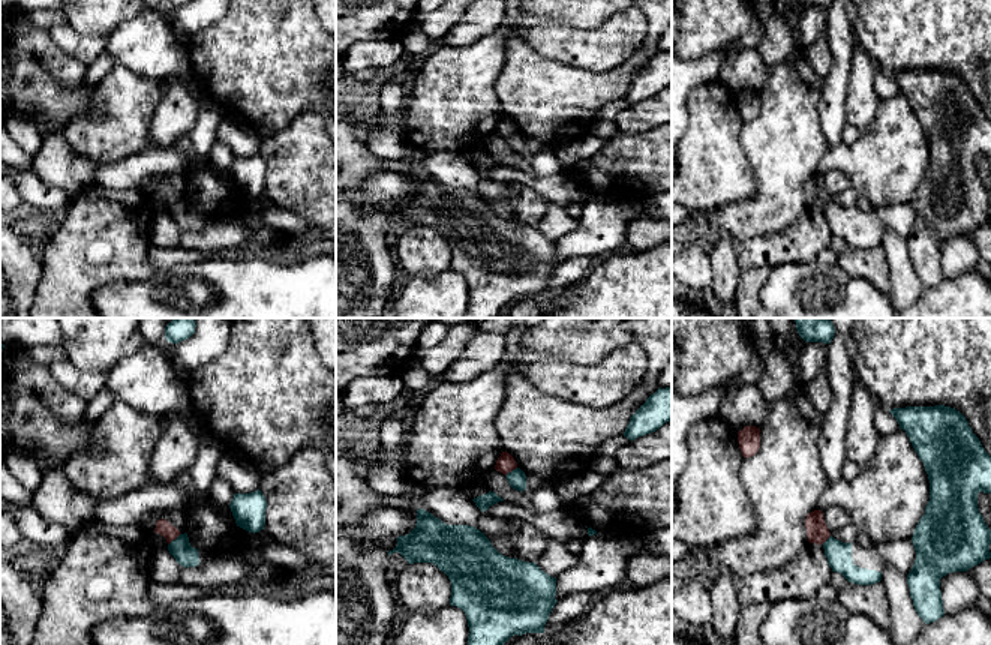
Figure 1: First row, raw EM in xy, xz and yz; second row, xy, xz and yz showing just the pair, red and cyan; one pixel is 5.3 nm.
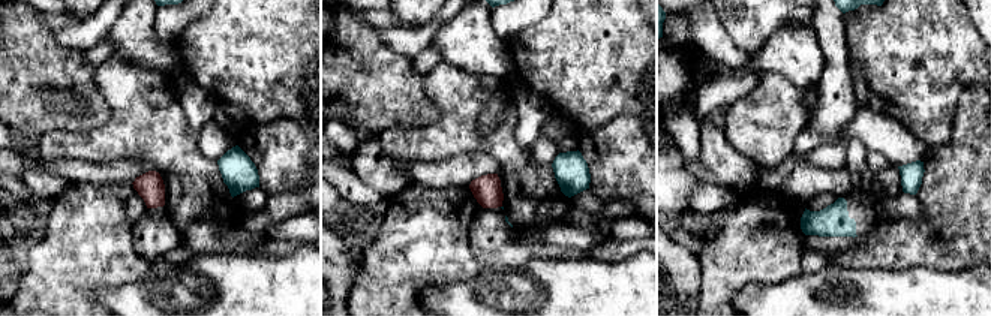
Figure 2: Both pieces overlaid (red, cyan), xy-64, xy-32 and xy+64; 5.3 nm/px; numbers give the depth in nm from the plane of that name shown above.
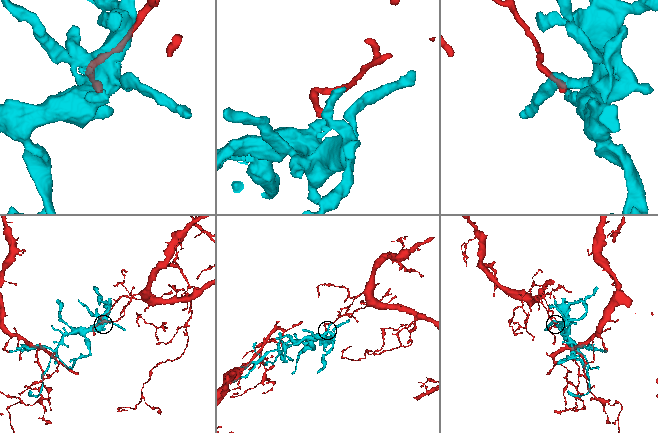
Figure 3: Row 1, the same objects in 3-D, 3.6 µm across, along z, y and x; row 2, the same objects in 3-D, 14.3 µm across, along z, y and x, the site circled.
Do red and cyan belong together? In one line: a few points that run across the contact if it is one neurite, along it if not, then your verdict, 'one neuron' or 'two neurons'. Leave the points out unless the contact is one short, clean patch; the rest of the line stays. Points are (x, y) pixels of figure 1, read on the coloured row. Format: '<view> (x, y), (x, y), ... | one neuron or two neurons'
two neurons

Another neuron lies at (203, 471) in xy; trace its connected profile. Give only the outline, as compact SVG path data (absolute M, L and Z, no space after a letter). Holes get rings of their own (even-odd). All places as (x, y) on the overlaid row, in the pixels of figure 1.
M199 432L199 448L193 465L189 468L198 495L205 496L216 478L216 465L229 447L219 438Z

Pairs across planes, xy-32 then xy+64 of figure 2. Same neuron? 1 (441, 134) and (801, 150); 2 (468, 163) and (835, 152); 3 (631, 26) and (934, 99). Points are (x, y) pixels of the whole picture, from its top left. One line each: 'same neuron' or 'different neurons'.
1: different neurons
2: same neuron
3: same neuron

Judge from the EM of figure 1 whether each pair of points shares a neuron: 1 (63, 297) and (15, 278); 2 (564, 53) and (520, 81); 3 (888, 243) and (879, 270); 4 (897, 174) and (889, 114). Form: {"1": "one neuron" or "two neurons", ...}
{"1": "two neurons", "2": "two neurons", "3": "two neurons", "4": "one neuron"}

